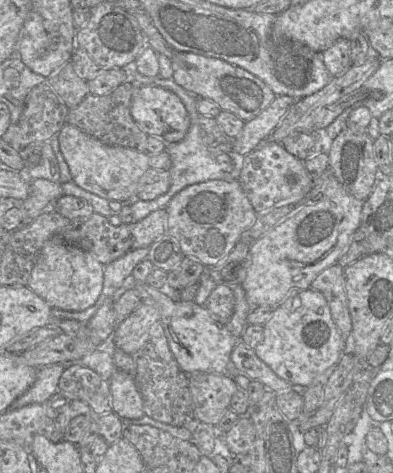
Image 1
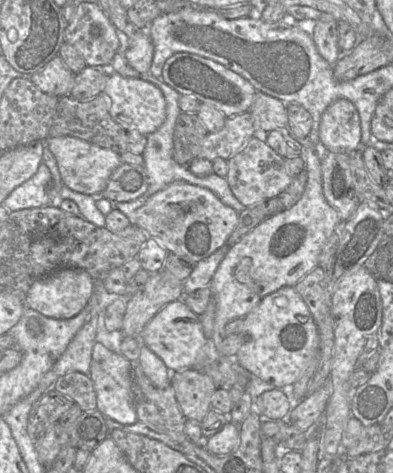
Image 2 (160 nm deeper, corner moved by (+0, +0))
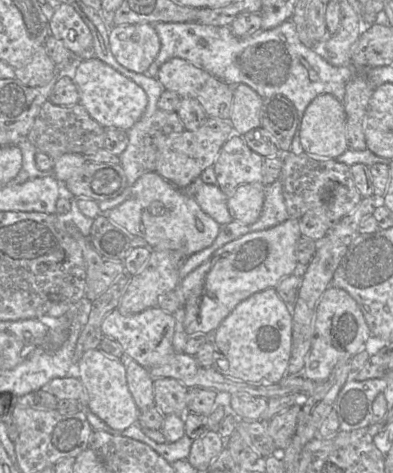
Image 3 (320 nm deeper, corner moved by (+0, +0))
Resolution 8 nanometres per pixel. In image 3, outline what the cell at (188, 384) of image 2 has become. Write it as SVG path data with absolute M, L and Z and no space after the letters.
M174 378L155 379L153 382L154 405L164 414L190 413L187 409L187 395L189 388Z

